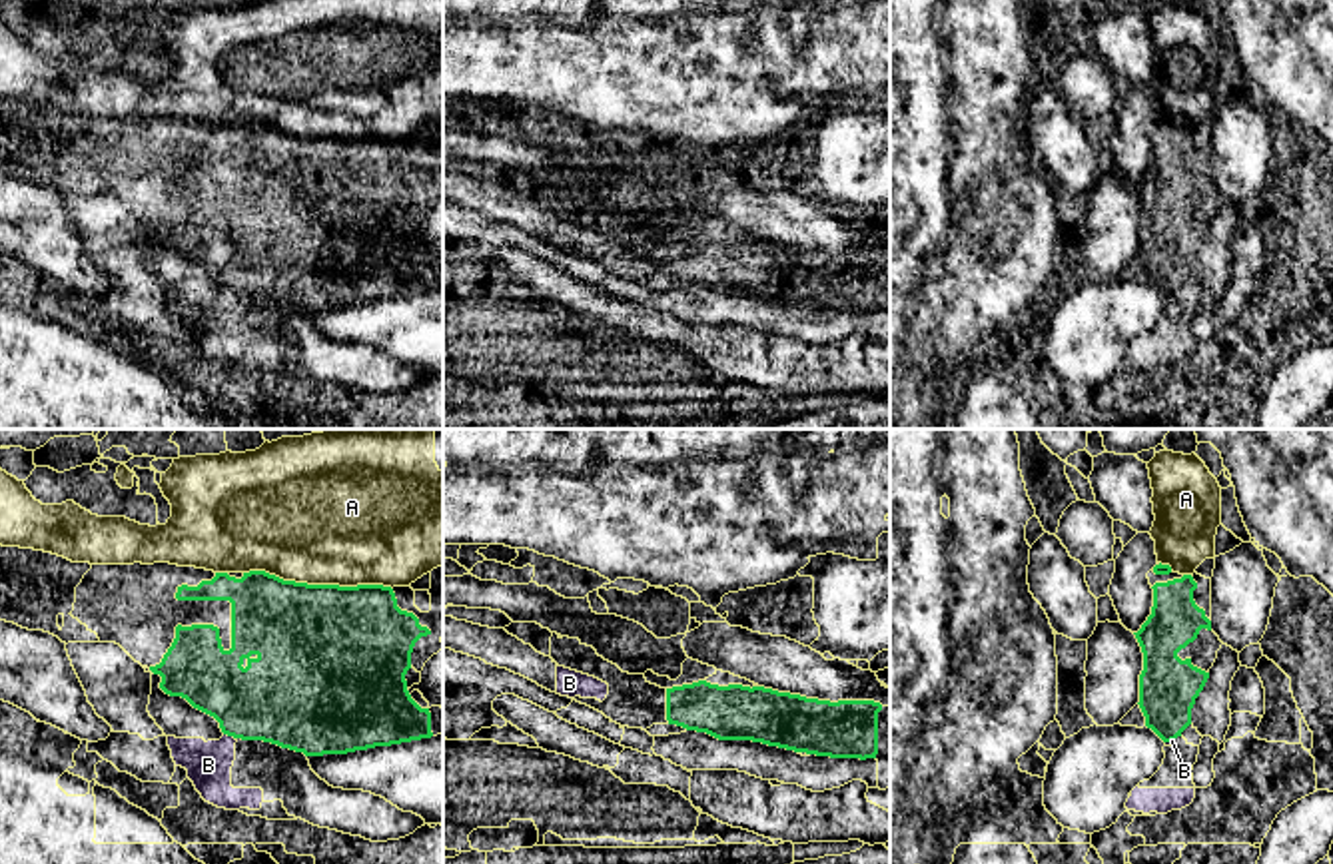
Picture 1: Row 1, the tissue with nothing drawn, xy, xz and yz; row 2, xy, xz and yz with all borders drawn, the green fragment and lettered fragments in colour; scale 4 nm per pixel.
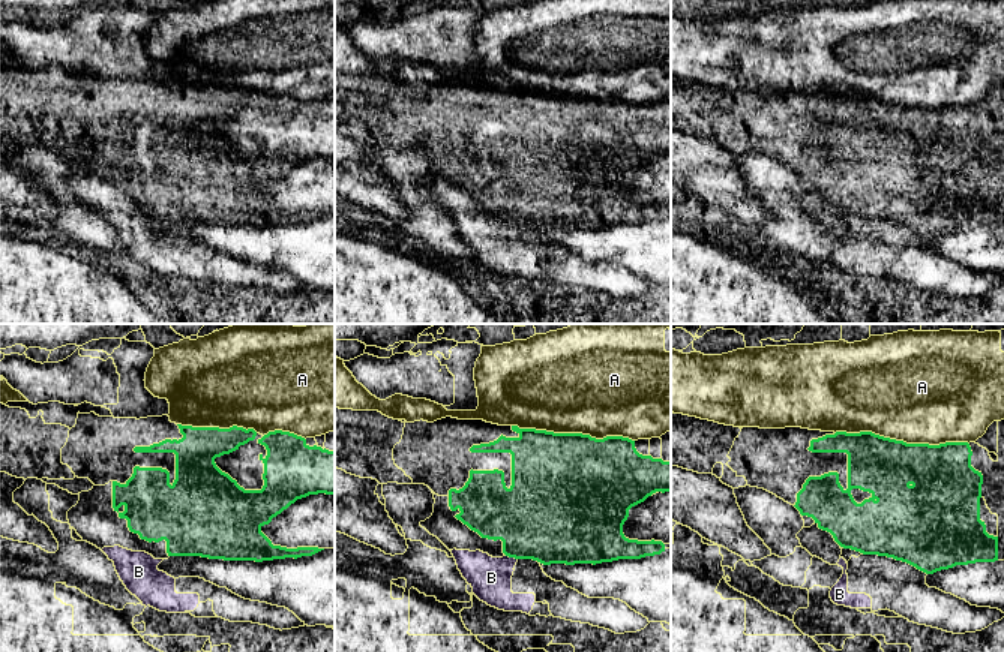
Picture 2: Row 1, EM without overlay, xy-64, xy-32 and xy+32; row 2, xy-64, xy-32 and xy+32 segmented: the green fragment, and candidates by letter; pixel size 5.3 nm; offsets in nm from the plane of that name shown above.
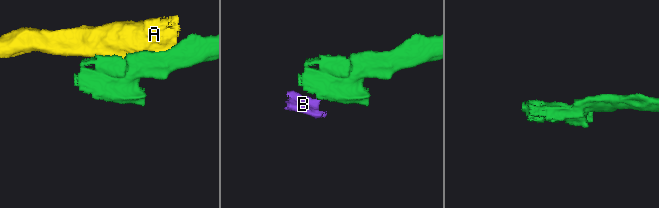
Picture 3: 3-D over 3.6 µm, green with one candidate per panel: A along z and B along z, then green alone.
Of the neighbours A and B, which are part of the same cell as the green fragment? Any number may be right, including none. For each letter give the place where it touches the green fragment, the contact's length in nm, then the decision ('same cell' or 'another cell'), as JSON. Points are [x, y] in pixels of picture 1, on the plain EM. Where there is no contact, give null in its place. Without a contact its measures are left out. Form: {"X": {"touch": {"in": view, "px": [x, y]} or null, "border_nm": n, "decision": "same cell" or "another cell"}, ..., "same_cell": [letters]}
{"A": {"touch": {"in": "xy", "px": [318, 138]}, "border_nm": 600, "decision": "another cell"}, "B": {"touch": {"in": "xy", "px": [230, 288]}, "border_nm": 50, "decision": "another cell"}, "same_cell": []}

